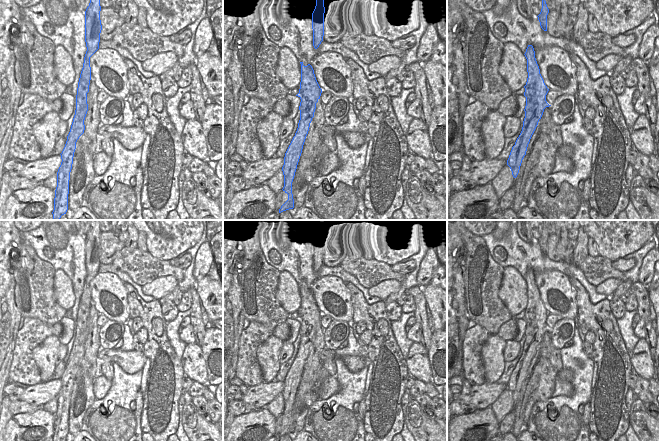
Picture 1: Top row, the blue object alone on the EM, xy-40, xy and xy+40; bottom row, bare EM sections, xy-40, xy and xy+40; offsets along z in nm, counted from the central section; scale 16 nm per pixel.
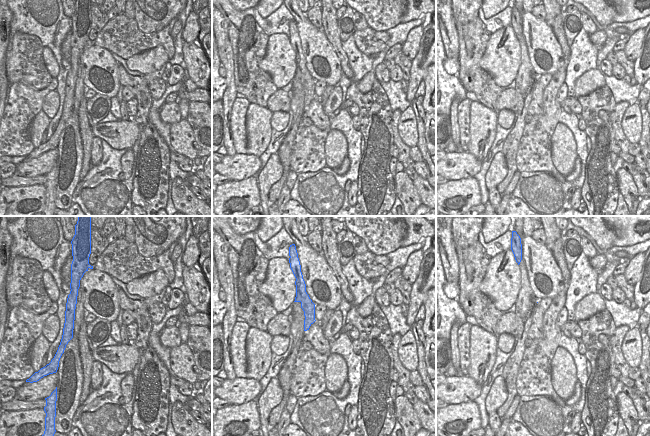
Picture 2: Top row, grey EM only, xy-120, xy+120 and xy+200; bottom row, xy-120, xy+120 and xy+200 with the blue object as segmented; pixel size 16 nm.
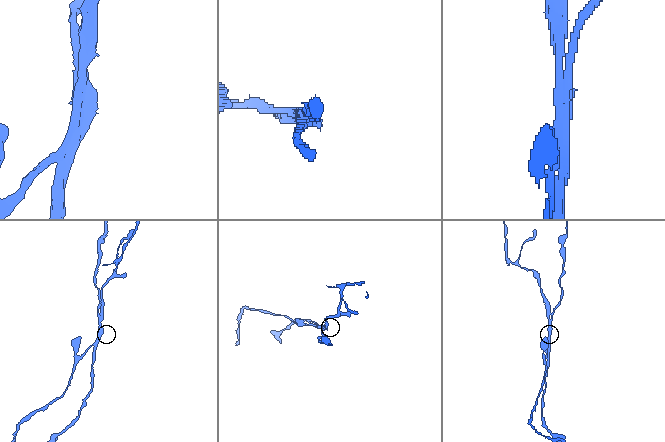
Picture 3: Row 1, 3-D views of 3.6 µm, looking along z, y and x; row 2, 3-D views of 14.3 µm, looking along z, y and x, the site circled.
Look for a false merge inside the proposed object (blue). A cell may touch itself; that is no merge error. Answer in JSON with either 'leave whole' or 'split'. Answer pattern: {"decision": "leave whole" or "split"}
{"decision": "split"}

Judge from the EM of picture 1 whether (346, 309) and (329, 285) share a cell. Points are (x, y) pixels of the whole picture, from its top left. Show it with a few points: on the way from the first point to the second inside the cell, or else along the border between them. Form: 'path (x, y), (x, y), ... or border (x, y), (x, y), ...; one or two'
path (342, 304), (339, 301), (339, 296), (334, 291); one

